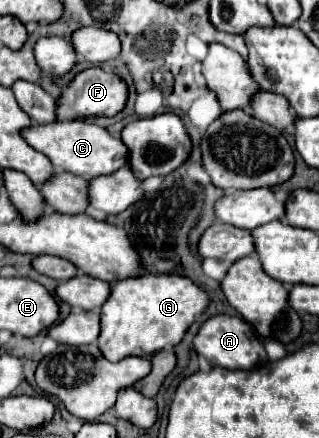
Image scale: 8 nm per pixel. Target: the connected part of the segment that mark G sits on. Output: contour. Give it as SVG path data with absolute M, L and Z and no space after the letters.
M139 274L111 284L109 298L99 310L101 334L97 346L107 360L119 362L125 356L151 356L157 350L173 348L187 328L205 310L209 296L189 278L177 274Z

